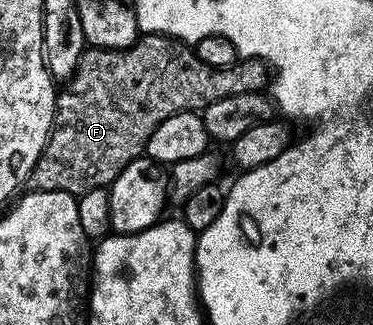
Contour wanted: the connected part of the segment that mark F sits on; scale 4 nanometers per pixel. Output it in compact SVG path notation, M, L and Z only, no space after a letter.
M159 35L137 36L135 43L128 49L85 48L76 72L59 90L56 120L44 145L44 154L32 168L31 188L37 193L66 191L79 195L88 189L111 186L113 179L147 150L154 127L170 119L172 113L201 111L208 104L226 99L227 96L259 93L269 81L269 70L262 61L240 59L231 69L215 69L199 61L191 48Z

